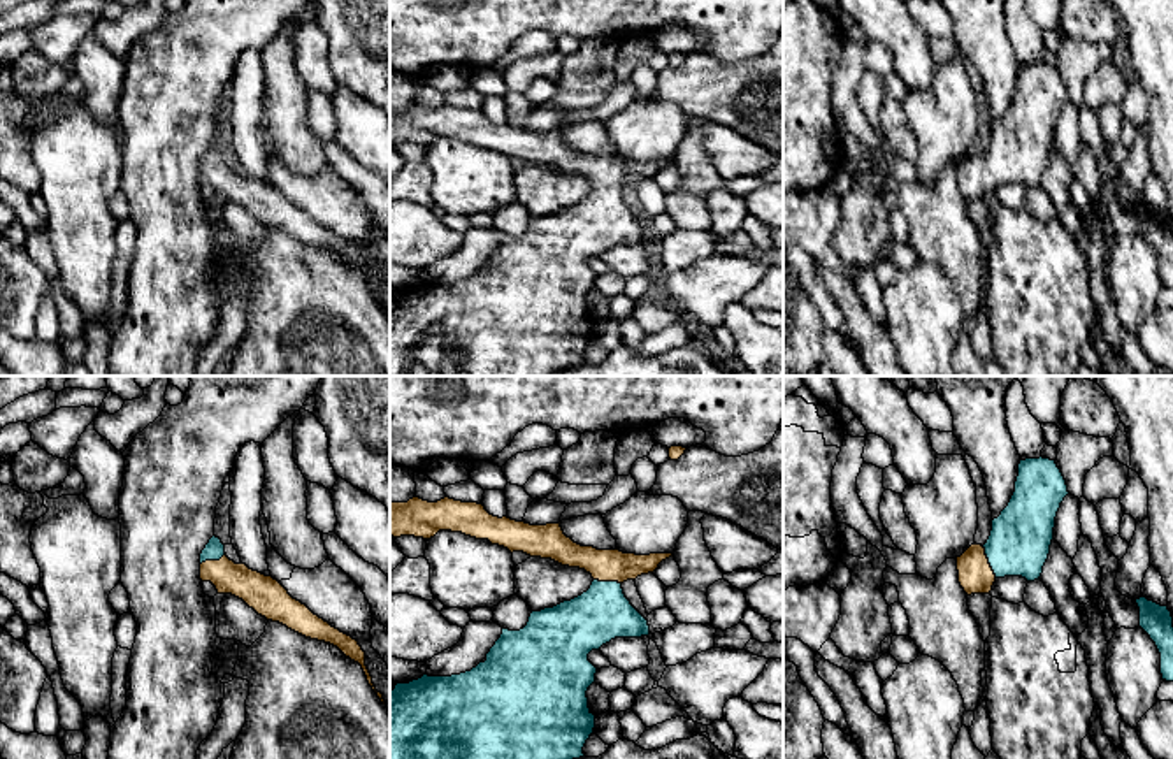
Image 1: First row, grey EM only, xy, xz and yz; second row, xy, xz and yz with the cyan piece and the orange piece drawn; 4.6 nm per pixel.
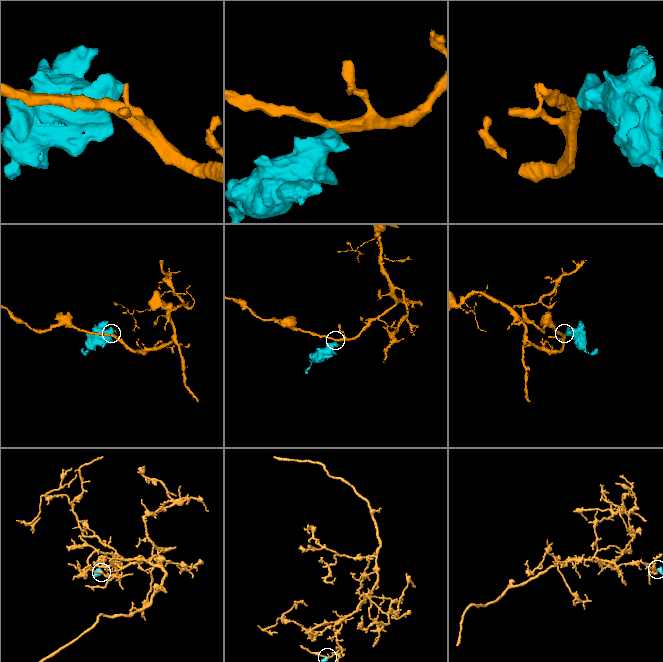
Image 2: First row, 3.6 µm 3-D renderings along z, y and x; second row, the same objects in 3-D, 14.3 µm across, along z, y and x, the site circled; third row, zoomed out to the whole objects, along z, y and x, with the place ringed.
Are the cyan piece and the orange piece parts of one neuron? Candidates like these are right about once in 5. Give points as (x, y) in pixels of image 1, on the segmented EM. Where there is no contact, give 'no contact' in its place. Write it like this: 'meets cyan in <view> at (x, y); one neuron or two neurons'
meets cyan in yz at (989, 563); one neuron

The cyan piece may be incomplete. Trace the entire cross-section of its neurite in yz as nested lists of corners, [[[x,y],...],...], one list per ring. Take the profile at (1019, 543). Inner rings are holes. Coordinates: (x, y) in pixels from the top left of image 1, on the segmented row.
[[[1050,459],[1018,464],[1015,492],[992,520],[987,543],[957,557],[959,583],[968,596],[990,594],[997,578],[1040,580],[1054,539],[1055,517],[1068,495],[1066,480]]]

